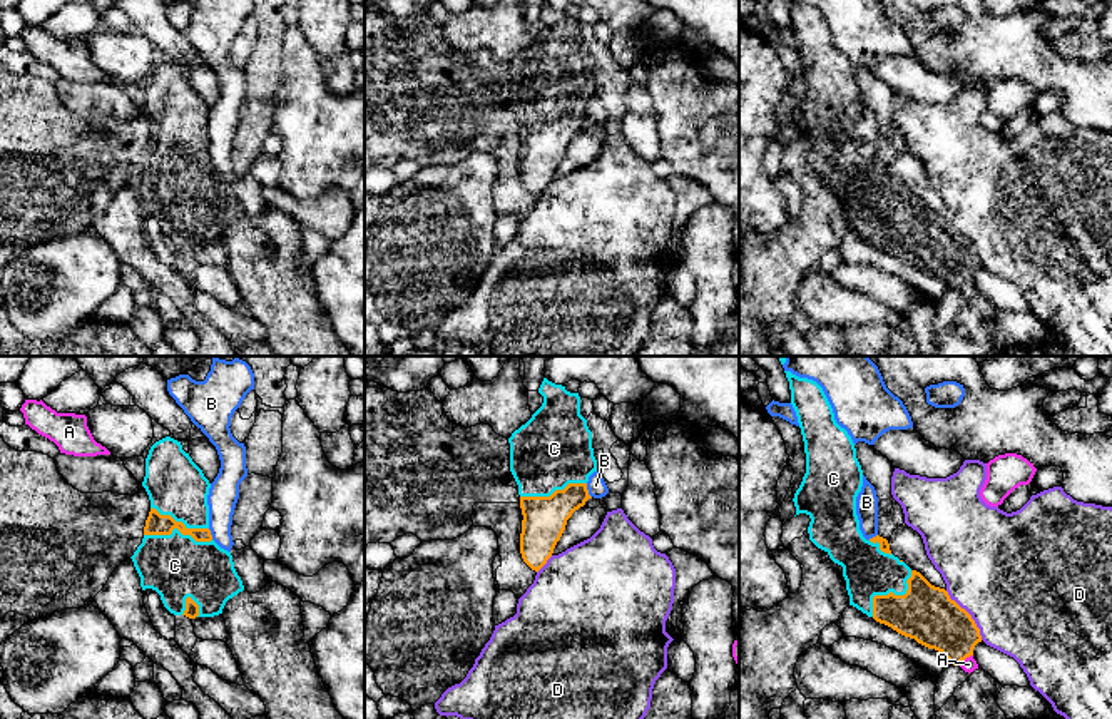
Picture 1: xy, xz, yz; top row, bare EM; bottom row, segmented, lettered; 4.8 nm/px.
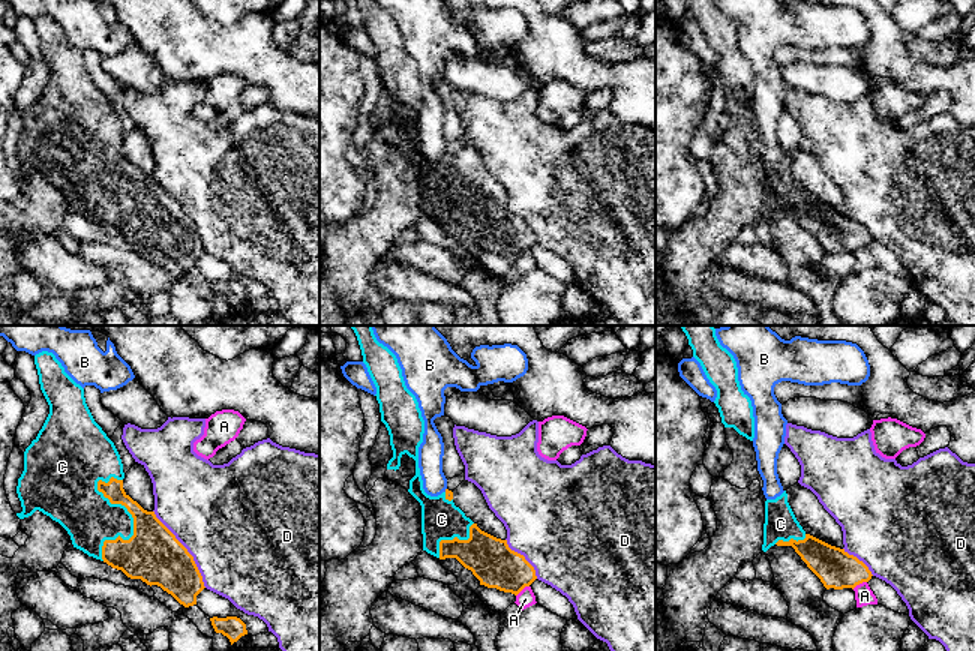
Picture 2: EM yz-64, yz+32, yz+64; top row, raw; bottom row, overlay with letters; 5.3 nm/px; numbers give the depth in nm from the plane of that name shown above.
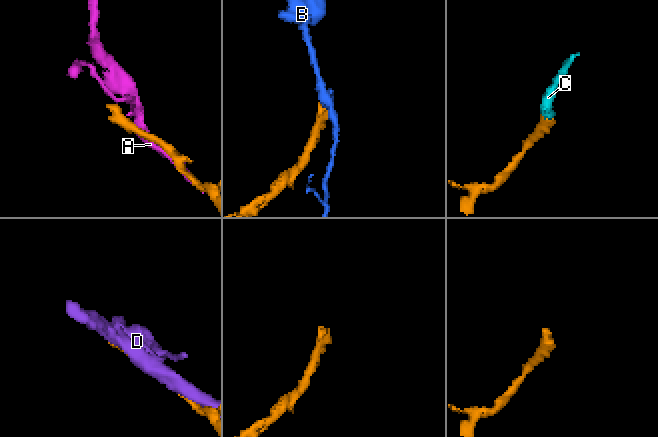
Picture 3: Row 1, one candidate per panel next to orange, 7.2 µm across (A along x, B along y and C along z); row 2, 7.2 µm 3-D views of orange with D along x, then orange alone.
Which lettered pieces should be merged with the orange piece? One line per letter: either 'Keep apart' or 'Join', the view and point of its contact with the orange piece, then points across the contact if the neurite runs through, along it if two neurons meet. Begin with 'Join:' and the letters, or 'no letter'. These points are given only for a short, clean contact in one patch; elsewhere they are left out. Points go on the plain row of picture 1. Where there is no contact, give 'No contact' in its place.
Join: C
A: Keep apart. Touches orange at yz (965, 283). Boundary: yz (972, 280), (958, 290)
B: Keep apart. Touches orange at xz (587, 116). Boundary: xz (586, 109), (591, 122)
C: Join. Touches orange at yz (890, 218)
D: Keep apart. Touches orange at yz (969, 239)

